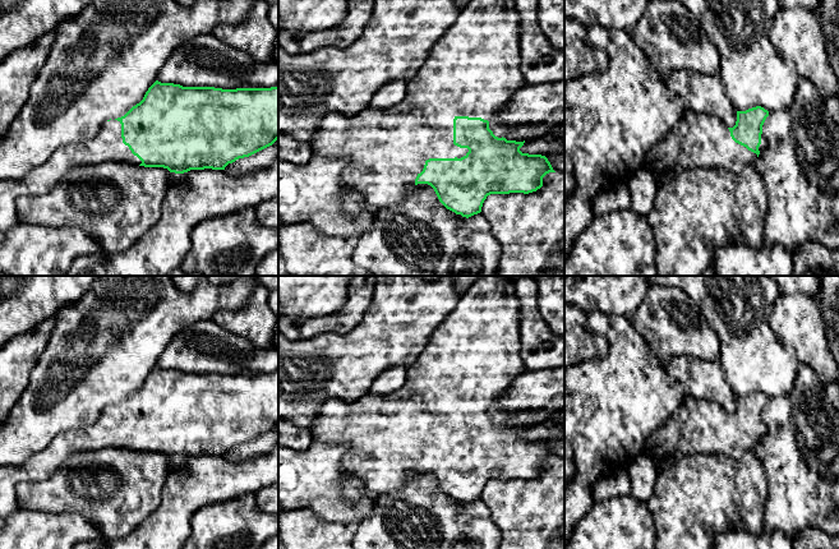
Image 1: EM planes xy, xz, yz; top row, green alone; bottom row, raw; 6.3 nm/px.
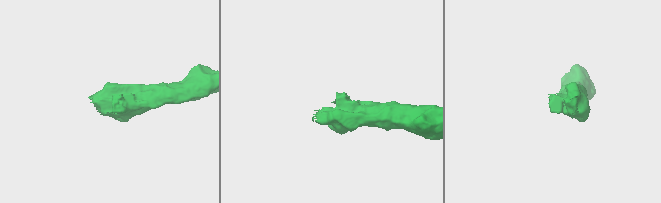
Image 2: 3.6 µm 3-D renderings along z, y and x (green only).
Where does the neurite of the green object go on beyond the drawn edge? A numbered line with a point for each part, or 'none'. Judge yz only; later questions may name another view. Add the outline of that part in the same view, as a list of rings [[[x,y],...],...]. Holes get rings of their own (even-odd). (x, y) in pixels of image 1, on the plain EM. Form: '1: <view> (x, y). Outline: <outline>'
1: yz (700, 427). Outline: [[[686,395],[667,423],[647,438],[642,453],[653,461],[659,475],[668,466],[690,455],[722,455],[737,460],[755,449],[756,444],[756,439],[732,425],[728,412],[718,403]]]

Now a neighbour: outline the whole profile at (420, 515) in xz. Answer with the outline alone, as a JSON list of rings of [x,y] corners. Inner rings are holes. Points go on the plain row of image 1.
[[[432,472],[410,474],[398,490],[375,497],[370,516],[355,526],[354,549],[498,549],[501,531],[481,500],[469,504],[447,495]]]

